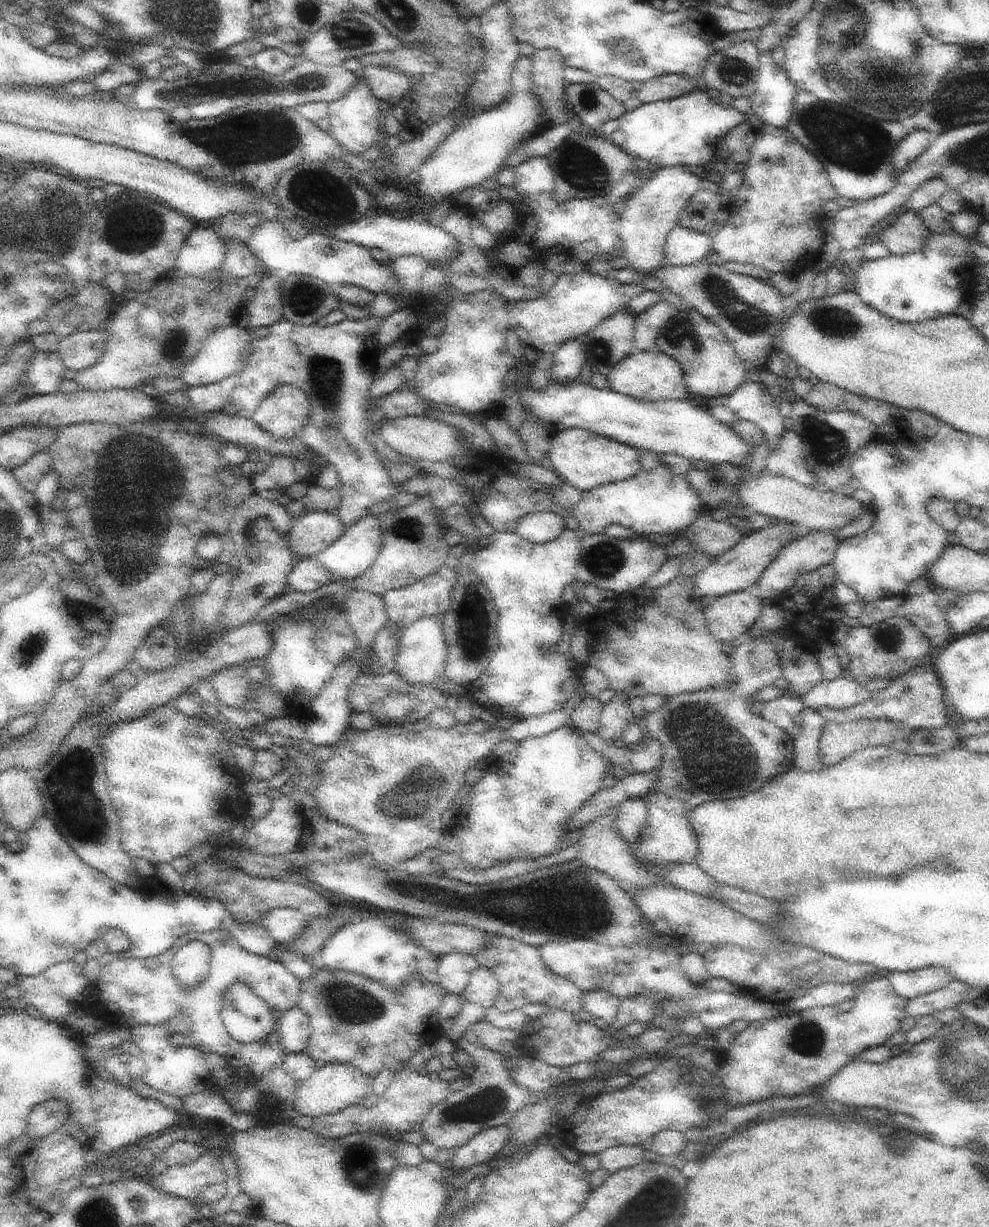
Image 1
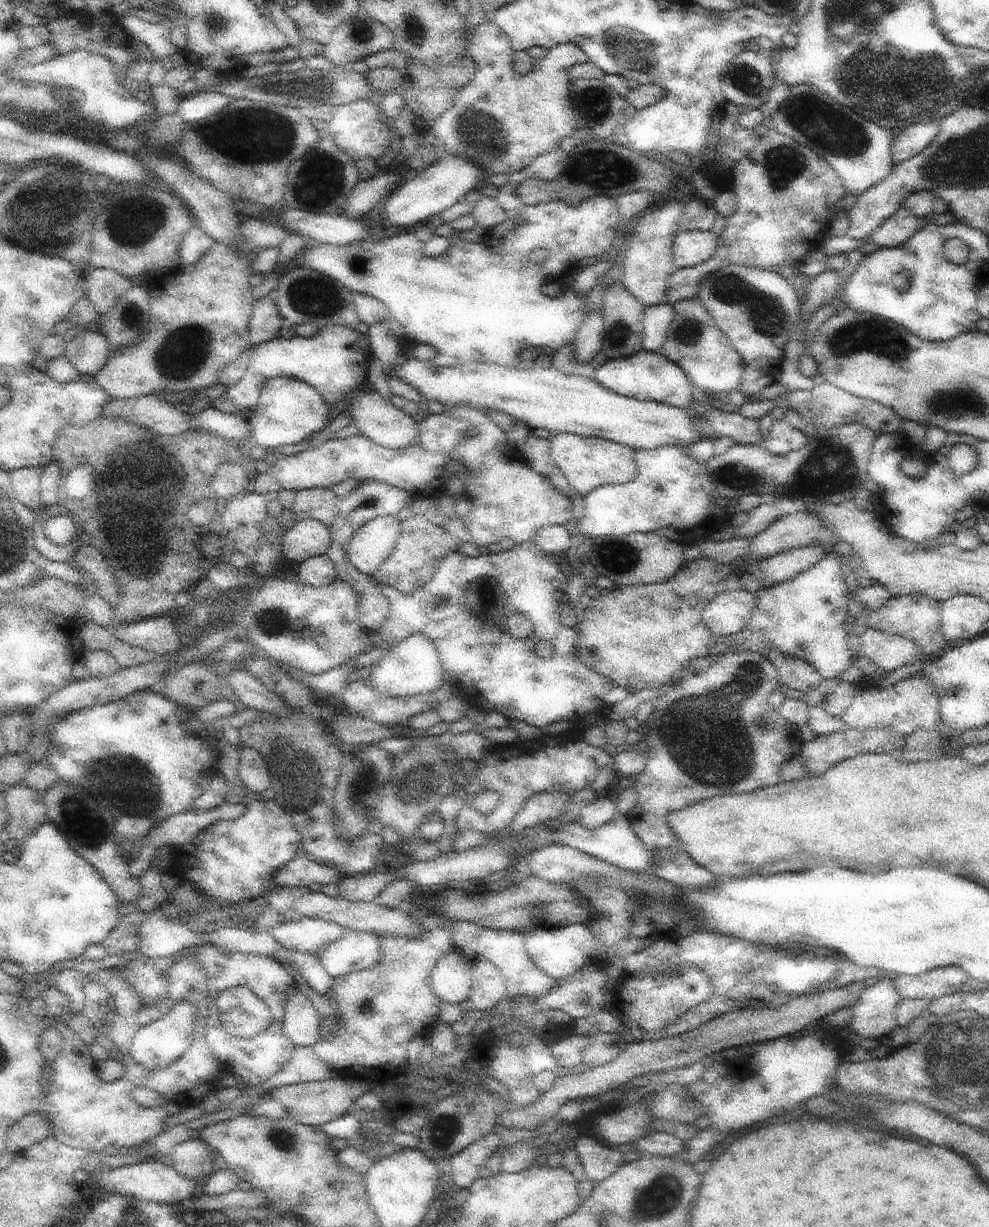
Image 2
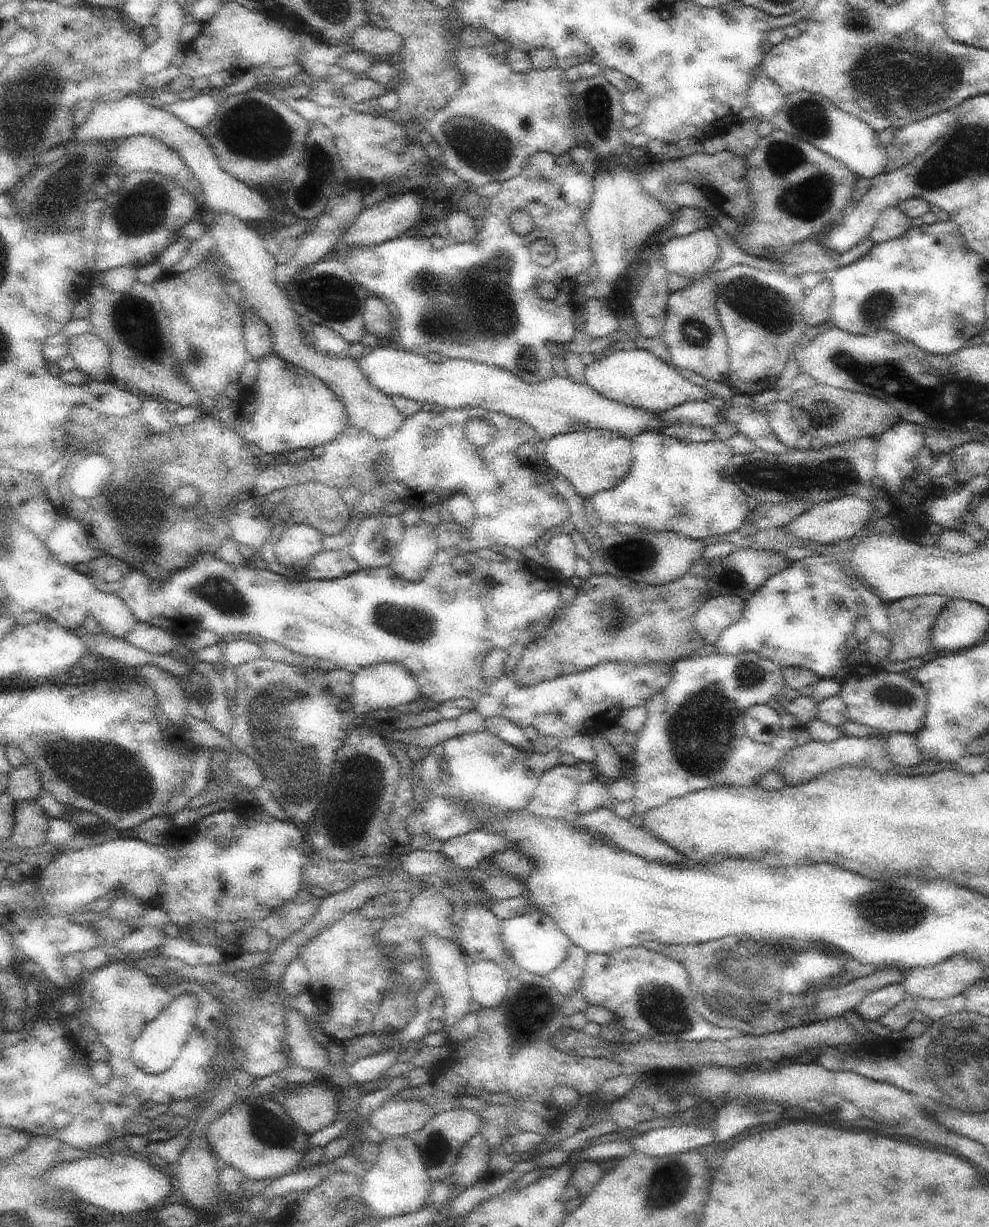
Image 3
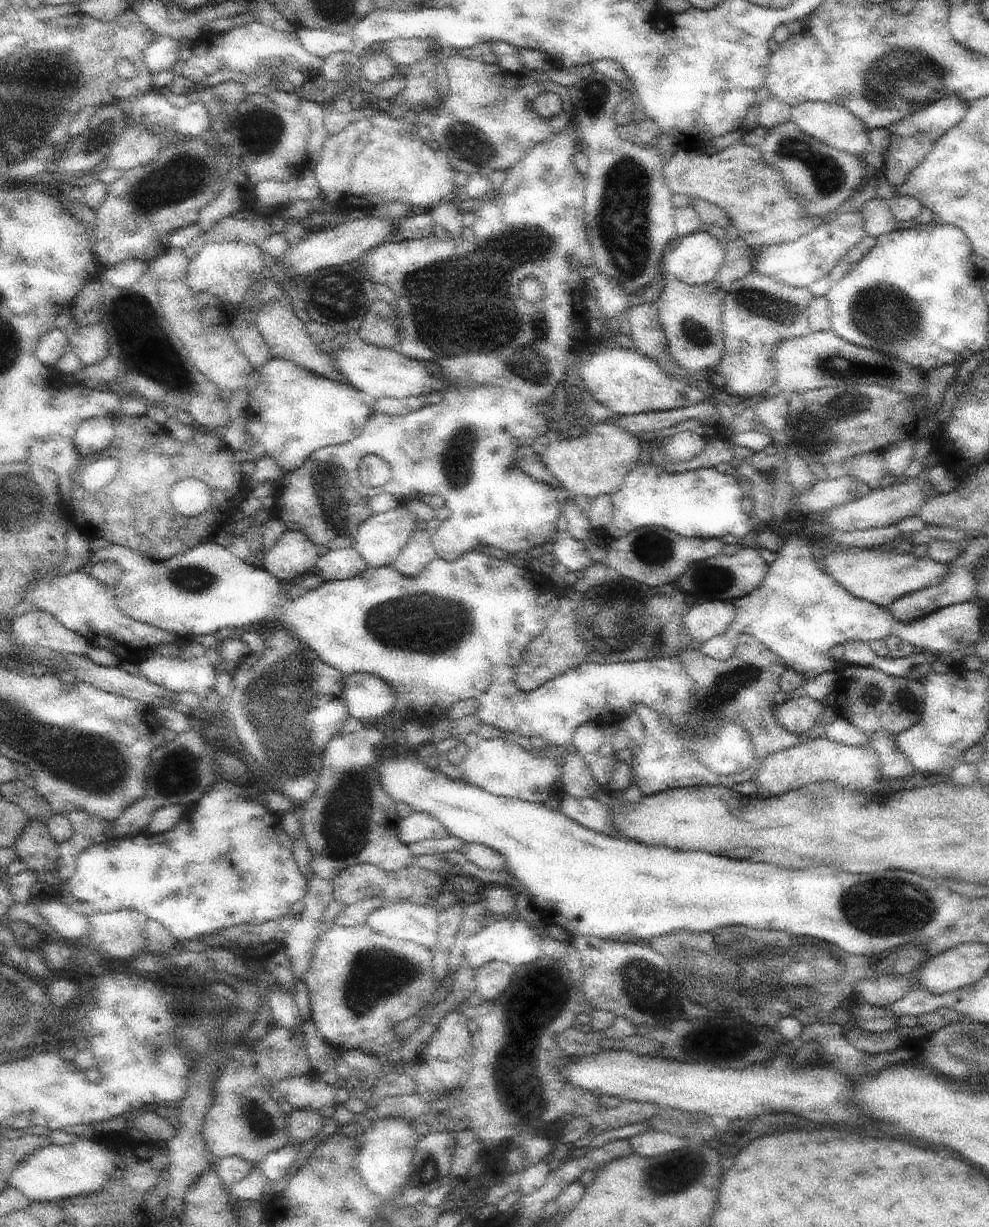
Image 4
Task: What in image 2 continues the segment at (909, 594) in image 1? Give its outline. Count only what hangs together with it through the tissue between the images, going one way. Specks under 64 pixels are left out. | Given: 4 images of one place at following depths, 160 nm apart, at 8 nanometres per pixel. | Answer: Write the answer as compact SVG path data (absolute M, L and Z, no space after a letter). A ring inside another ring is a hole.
M910 594L903 597L890 597L878 611L870 611L863 618L872 628L896 633L912 639L926 658L935 656L948 644L941 629L941 610L943 602L928 598L928 595Z

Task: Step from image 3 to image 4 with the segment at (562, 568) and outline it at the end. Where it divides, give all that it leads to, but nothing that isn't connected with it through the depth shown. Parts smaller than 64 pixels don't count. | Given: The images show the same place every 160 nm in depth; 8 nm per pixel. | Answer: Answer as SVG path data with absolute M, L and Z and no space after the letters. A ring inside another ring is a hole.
M566 531L559 532L548 549L553 551L557 562L562 563L569 571L585 572L595 563L588 548L587 543L576 540Z

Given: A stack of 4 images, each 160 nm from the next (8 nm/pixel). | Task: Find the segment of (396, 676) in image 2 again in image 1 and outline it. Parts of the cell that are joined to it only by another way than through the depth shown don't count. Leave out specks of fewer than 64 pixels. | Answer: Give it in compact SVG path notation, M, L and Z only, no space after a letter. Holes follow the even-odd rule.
M424 616L422 619L414 621L409 628L402 629L402 632L394 667L398 670L398 674L404 678L404 681L410 685L418 684L418 686L430 684L430 686L440 688L444 693L453 694L460 703L465 700L464 692L466 690L445 677L448 650L444 626L440 624L440 620L436 620L432 616Z

